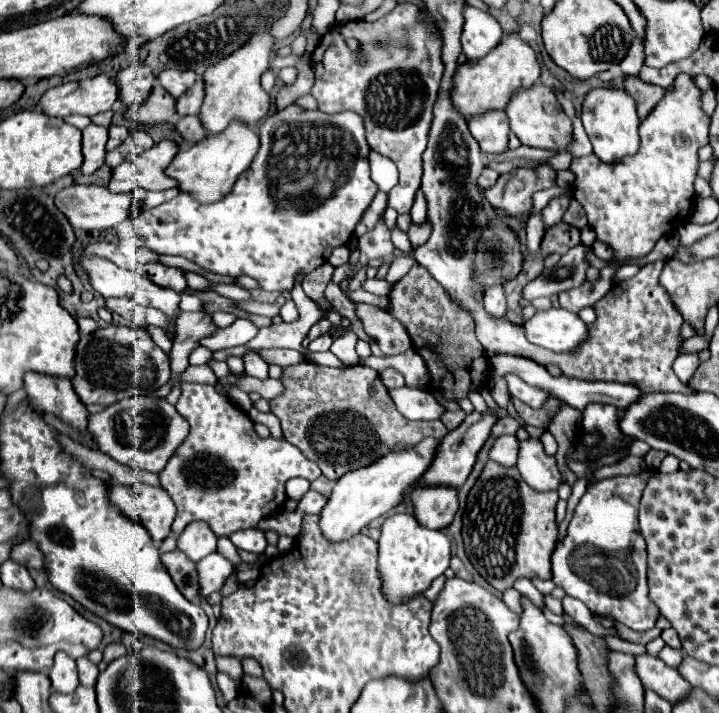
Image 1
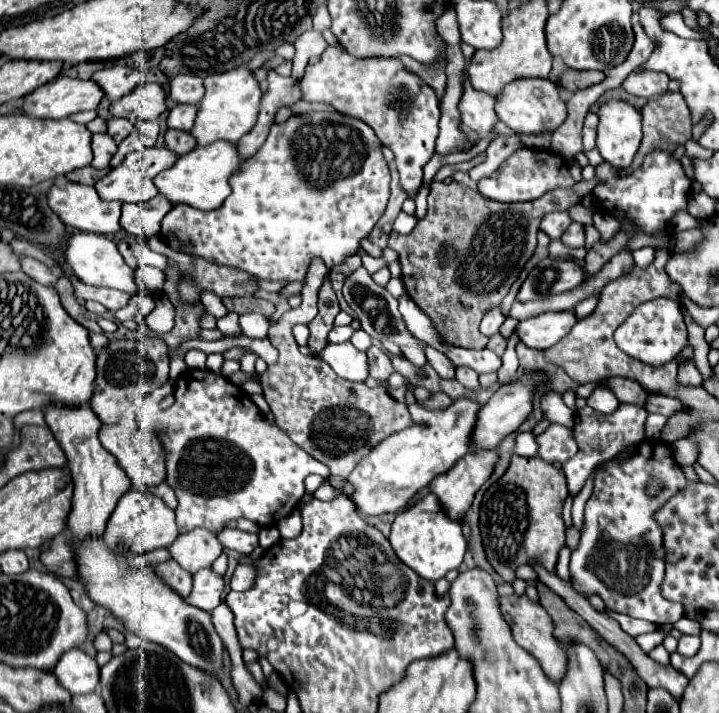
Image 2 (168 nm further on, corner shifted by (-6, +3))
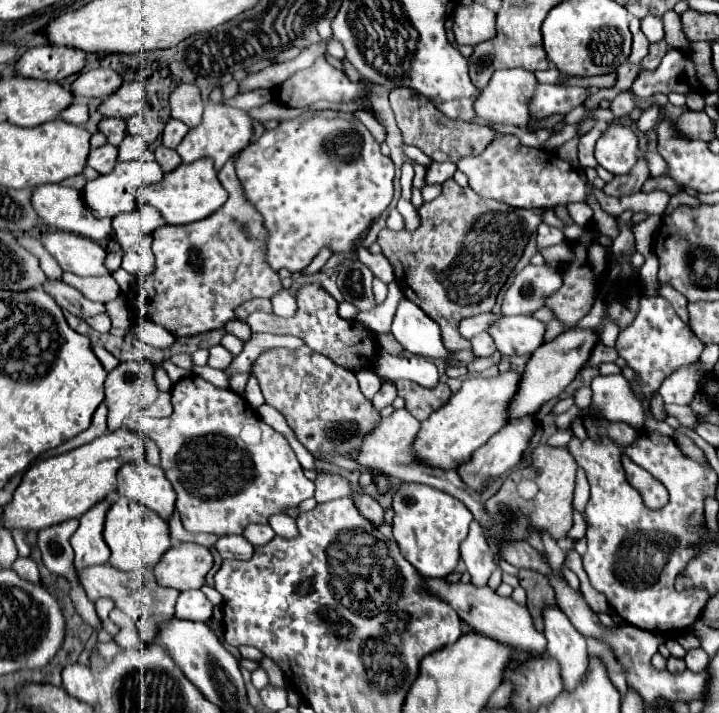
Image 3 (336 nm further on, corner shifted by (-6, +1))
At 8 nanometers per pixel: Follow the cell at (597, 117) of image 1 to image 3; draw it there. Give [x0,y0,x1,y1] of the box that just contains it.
[596,125,638,175]

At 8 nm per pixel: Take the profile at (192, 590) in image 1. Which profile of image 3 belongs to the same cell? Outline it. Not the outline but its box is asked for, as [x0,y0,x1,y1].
[76,563,180,643]

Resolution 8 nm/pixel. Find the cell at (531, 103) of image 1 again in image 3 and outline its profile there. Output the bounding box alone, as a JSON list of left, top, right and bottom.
[476,69,538,127]

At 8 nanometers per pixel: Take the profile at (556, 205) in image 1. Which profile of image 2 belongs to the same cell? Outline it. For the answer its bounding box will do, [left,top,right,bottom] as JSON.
[540,211,570,239]

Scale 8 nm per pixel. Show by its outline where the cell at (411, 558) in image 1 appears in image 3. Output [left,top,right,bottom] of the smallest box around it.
[394,483,474,579]

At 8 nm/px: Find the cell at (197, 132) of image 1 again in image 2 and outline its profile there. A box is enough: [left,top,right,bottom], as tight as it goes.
[164,129,196,157]

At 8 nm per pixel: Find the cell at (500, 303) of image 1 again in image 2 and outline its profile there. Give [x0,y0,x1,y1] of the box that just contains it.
[480,309,506,337]

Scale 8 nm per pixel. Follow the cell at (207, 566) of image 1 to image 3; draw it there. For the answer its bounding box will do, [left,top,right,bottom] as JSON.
[176,589,214,621]

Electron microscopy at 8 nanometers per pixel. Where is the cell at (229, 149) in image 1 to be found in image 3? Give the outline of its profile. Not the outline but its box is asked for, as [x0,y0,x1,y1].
[138,159,228,225]

